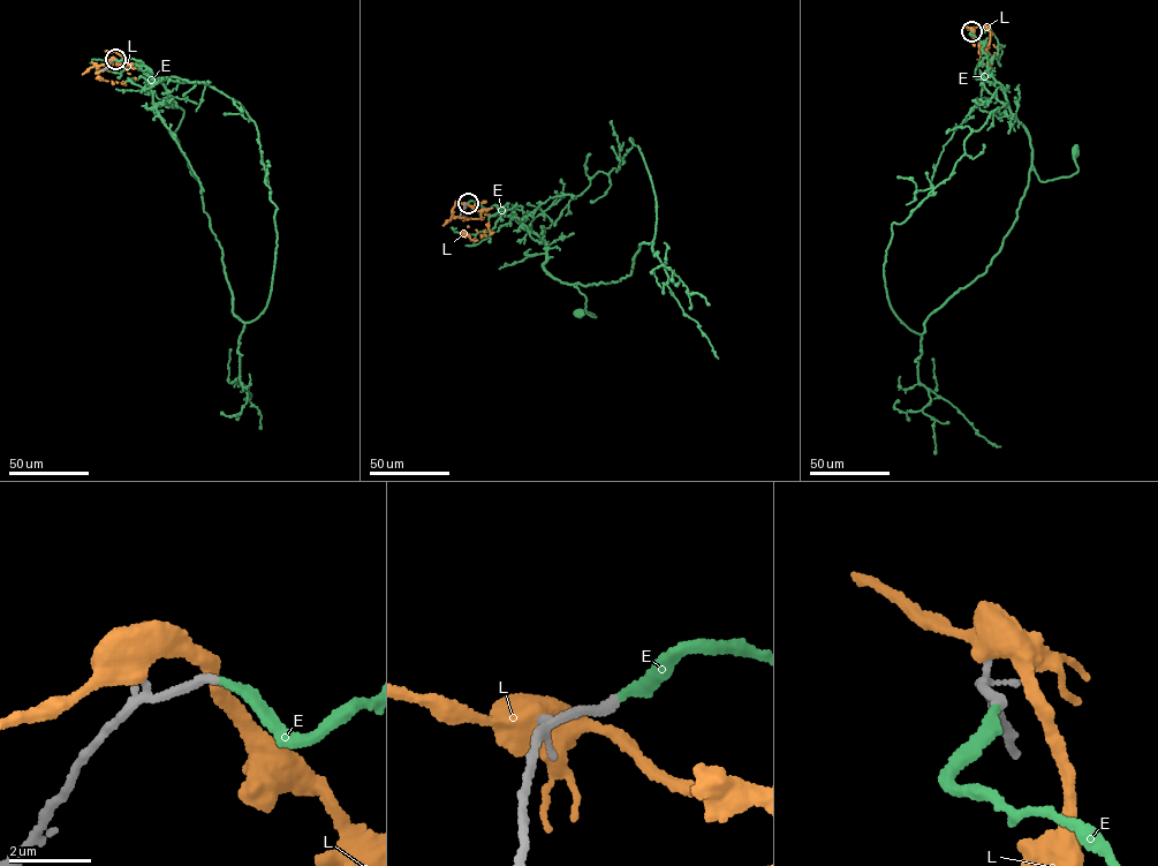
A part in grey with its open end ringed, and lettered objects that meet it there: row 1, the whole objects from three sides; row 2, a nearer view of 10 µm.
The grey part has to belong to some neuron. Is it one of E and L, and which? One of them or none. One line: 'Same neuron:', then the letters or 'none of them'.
Same neuron: E

